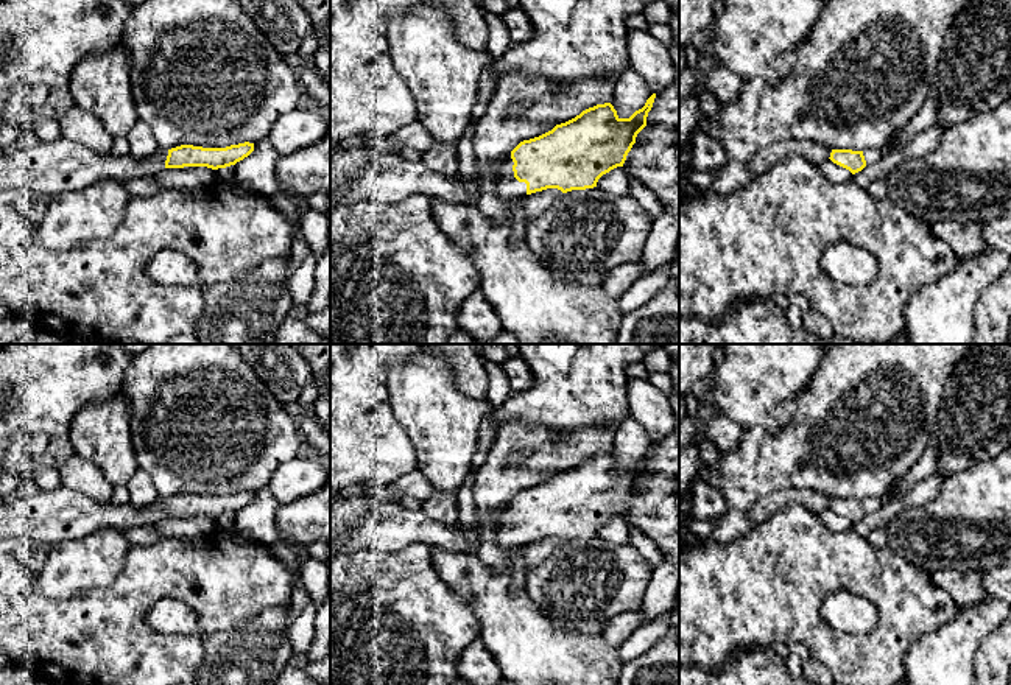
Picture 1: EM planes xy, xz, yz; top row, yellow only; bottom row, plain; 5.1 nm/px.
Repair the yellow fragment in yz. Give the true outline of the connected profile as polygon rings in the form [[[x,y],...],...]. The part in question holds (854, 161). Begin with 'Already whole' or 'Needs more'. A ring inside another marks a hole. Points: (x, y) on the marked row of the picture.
Needs more. [[[866,148],[863,151],[852,149],[832,149],[830,160],[852,174],[861,171],[866,165],[875,163],[883,154],[883,149],[879,148]]]

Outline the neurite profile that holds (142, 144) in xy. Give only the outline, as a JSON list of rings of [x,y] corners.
[[[139,120],[126,137],[129,142],[129,154],[134,157],[146,157],[157,149],[153,132],[143,120]]]

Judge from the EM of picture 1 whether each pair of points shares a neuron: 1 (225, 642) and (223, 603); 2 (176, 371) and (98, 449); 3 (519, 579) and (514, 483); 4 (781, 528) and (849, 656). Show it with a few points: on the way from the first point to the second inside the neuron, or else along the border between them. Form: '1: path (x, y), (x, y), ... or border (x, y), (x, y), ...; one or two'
1: border (257, 614), (209, 634), (204, 639), (203, 660); two
2: border (122, 391), (128, 402), (131, 446), (136, 455); two
3: border (508, 550), (513, 567); two
4: path (789, 561), (795, 607), (817, 629); one

